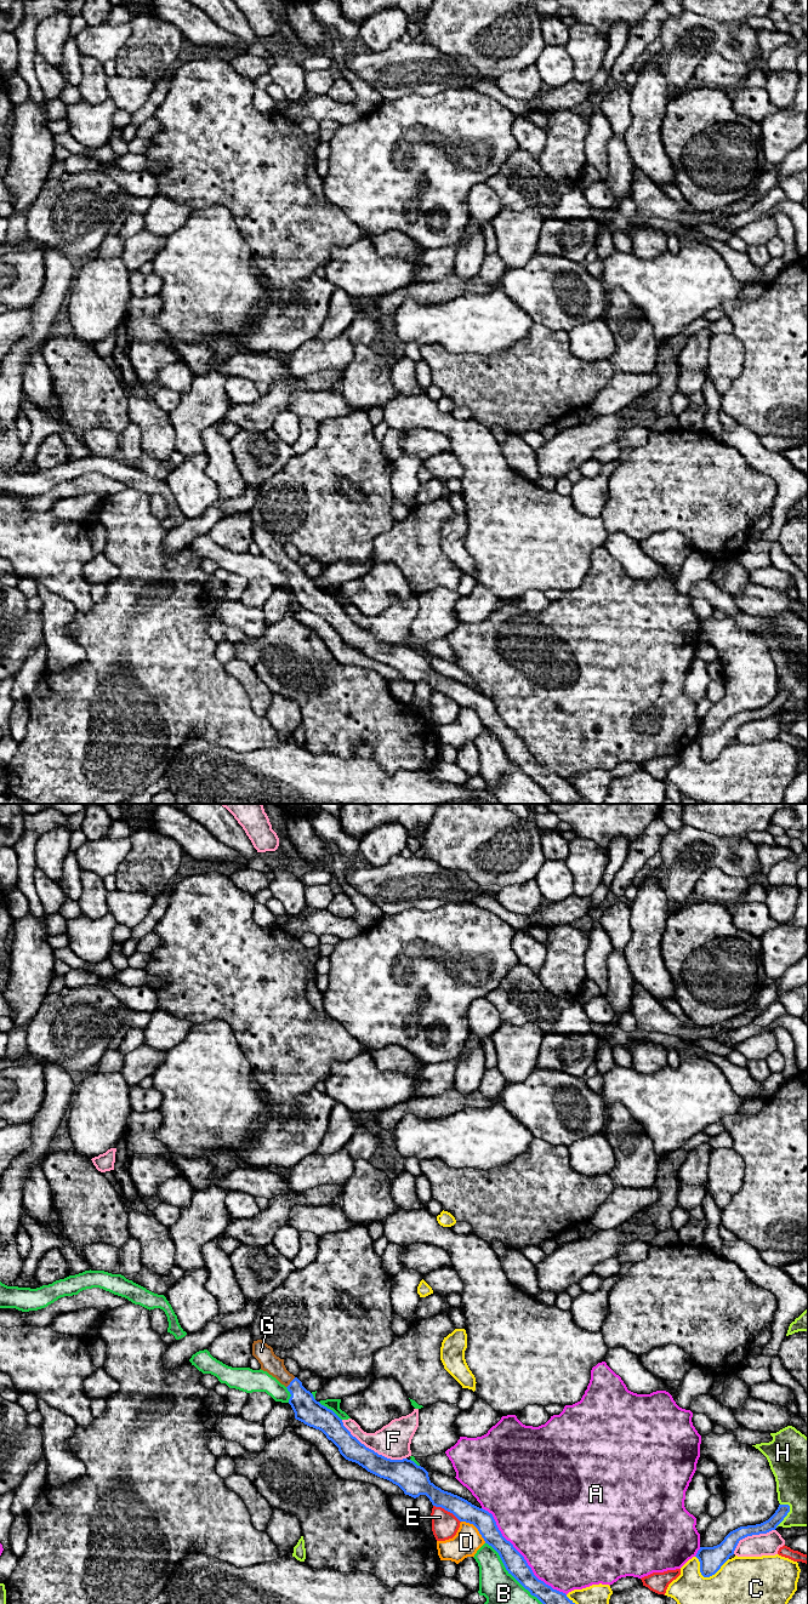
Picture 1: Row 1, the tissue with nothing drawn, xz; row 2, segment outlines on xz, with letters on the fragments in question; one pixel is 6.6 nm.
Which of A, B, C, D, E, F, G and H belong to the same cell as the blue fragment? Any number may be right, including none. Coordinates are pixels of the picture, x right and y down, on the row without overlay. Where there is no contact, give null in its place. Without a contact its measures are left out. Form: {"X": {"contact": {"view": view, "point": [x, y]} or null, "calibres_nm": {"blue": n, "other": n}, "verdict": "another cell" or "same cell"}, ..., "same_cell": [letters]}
{"A": {"contact": {"view": "xz", "point": [522, 741]}, "calibres_nm": {"blue": 140, "other": 500}, "verdict": "another cell"}, "B": {"contact": {"view": "xz", "point": [516, 764]}, "calibres_nm": {"blue": 140, "other": 300}, "verdict": "another cell"}, "C": {"contact": {"view": "xz", "point": [706, 761]}, "calibres_nm": {"blue": 160, "other": 380}, "verdict": "another cell"}, "D": {"contact": {"view": "xz", "point": [476, 712]}, "calibres_nm": {"blue": 140, "other": 180}, "verdict": "another cell"}, "E": {"contact": {"view": "xz", "point": [447, 695]}, "calibres_nm": {"blue": 140, "other": 180}, "verdict": "another cell"}, "F": {"contact": {"view": "xz", "point": [370, 634]}, "calibres_nm": {"blue": 170, "other": 220}, "verdict": "another cell"}, "G": {"contact": {"view": "xz", "point": [290, 568]}, "calibres_nm": {"blue": 170, "other": 120}, "verdict": "same cell"}, "H": {"contact": {"view": "xz", "point": [786, 700]}, "calibres_nm": {"blue": 80, "other": 380}, "verdict": "another cell"}, "same_cell": ["G"]}

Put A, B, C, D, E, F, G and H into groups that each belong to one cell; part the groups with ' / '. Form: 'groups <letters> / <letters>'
groups A / B / C / D / E / F / G / H

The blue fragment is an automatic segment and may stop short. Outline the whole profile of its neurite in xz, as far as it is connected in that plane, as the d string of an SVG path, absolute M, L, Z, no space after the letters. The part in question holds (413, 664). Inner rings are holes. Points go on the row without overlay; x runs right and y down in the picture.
M262 525L254 526L252 541L261 549L261 555L267 556L288 573L291 580L289 589L295 598L295 604L322 616L346 645L392 667L405 680L414 684L426 680L433 691L453 698L460 707L473 709L485 729L499 738L508 759L536 782L552 801L581 803L582 795L565 778L553 775L534 760L524 742L502 721L491 698L436 672L429 666L428 657L414 646L391 645L362 629L332 595L317 587L302 567L286 555L284 544L277 542L273 533Z

